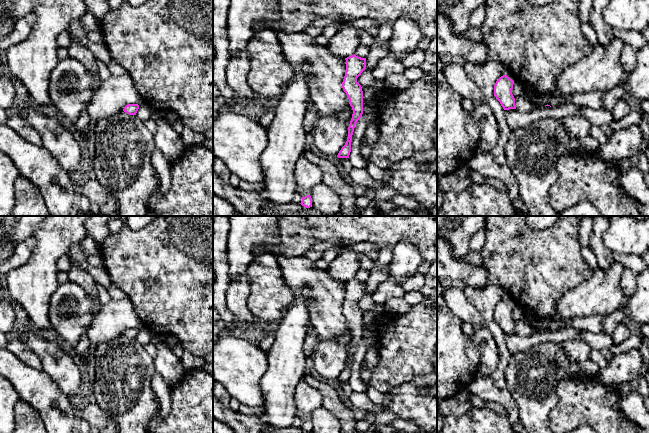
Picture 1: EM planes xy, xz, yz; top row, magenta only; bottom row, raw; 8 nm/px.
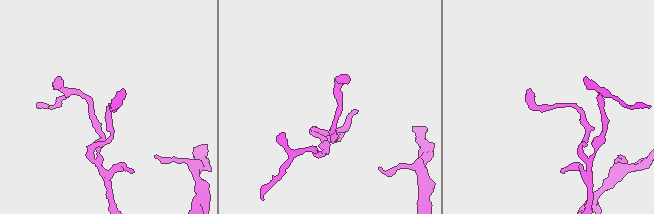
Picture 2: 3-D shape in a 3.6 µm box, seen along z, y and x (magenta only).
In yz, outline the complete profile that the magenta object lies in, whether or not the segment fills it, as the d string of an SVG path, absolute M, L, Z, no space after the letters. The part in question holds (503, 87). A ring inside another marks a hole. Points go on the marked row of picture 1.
M507 75L501 76L494 85L494 96L504 110L516 109L515 98L512 94L514 81Z

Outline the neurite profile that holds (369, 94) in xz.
M364 87L363 91L363 108L366 106L371 106L376 98L376 92L372 87Z

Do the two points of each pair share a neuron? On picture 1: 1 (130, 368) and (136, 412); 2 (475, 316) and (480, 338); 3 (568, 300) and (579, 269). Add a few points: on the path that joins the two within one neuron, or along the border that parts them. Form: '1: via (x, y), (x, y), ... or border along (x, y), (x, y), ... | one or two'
1: via (130, 379), (130, 401) | one
2: border along (485, 326), (475, 332) | two
3: border along (592, 275), (575, 287), (568, 289), (555, 304) | two

